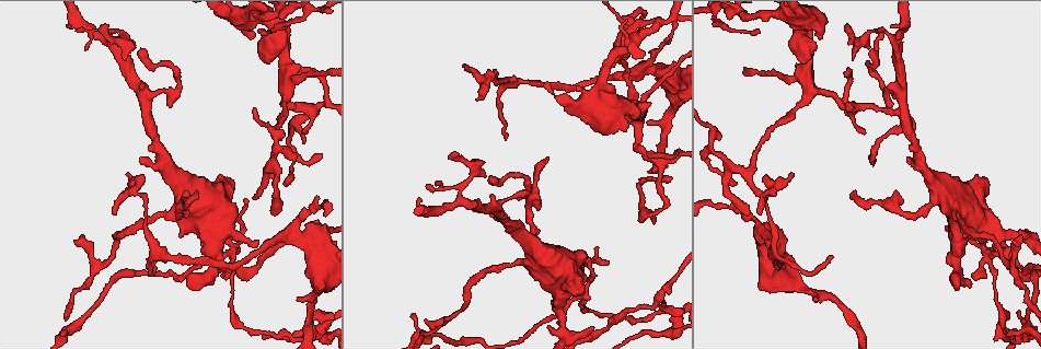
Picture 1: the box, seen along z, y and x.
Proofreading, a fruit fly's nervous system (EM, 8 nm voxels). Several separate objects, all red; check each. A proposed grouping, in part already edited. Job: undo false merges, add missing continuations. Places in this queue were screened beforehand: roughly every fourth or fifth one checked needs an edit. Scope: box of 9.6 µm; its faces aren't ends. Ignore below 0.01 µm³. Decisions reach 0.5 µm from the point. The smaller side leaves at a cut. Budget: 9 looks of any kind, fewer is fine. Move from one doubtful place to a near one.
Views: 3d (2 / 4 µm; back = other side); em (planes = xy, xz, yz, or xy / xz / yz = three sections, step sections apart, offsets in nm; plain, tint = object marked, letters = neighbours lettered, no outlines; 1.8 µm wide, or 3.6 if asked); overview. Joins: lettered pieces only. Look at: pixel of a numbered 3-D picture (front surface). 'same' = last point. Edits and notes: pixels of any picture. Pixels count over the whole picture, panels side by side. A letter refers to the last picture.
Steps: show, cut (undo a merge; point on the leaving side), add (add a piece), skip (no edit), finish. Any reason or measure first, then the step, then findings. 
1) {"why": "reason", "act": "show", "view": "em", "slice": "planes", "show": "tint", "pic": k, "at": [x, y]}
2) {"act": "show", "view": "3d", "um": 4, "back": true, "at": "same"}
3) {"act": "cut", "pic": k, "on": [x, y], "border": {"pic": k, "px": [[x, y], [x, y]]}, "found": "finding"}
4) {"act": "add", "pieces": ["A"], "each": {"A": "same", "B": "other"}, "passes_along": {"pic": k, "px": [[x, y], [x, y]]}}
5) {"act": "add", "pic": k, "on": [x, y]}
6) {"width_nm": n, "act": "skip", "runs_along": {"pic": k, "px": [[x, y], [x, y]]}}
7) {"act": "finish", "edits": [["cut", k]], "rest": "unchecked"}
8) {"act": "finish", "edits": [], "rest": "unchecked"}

{"why": "free end", "act": "show", "view": "3d", "um": 2, "back": true, "pic": 1, "at": [747, 213]}

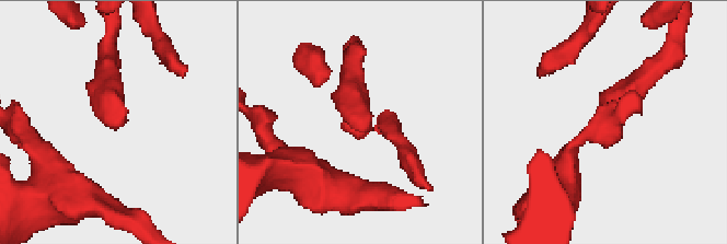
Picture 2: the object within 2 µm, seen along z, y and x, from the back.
{"act": "show", "view": "em", "slice": "planes", "show": "letters", "pic": 2, "at": [362, 130]}

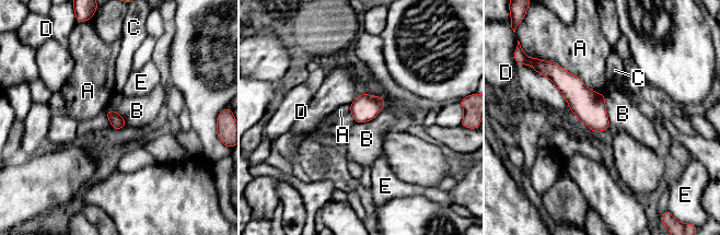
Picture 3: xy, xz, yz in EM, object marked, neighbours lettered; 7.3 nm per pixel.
{"width_nm": 100, "act": "skip", "each": {"A": "other", "B": "other", "C": "other", "D": "other", "E": "other"}, "border": {"pic": 3, "px": [[385, 102], [374, 117], [356, 122]]}, "found": "no lettered piece goes on from it"}

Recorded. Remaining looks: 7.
{"act": "show", "view": "3d", "um": 4, "pic": 1, "at": [300, 298]}

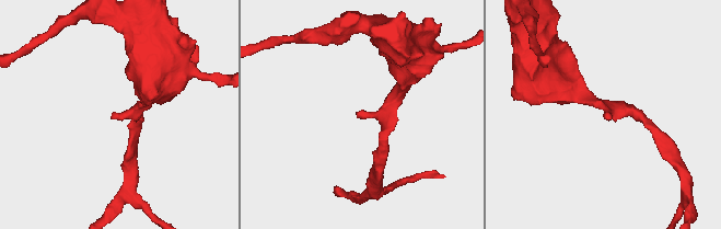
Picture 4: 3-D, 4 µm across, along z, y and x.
{"why": "need the tissue", "act": "show", "view": "em", "slice": "planes", "show": "letters", "pic": 4, "at": [114, 116]}

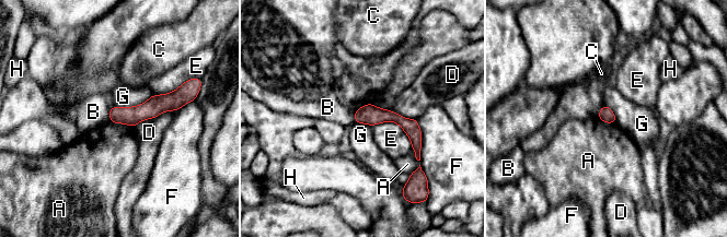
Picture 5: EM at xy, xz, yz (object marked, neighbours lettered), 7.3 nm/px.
{"longest_contact_nm": ["D", 340], "act": "skip", "each": {"A": "other", "B": "other", "C": "other", "D": "other", "E": "other", "F": "other", "G": "other", "H": "other"}, "runs_along": {"pic": 5, "px": [[181, 99], [112, 118]]}, "found": "no lettered piece goes on from it"}

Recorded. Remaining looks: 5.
{"why": "thin arm on a thick one", "act": "show", "view": "em", "slice": "planes", "show": "tint", "pic": 1, "at": [562, 322]}

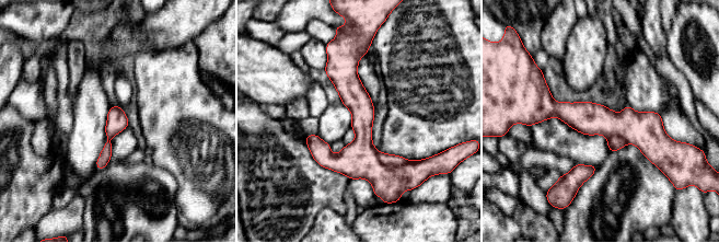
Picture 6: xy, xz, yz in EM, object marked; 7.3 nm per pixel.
{"act": "show", "view": "em", "slice": "planes", "show": "letters", "at": "same"}

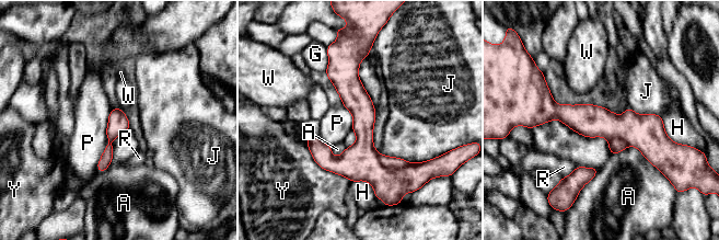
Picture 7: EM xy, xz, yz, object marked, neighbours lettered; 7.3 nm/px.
{"longest_contact_nm": ["P", 480], "act": "cut", "pic": 7, "on": [390, 162], "each": {"A": "other", "G": "other", "H": "other", "J": "other", "P": "other", "R": "other", "W": "other", "Y": "other"}, "found": "two neurons meet here"}

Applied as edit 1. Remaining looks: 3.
{"why": "sudden change in width", "act": "show", "view": "3d", "um": 4, "pic": 1, "at": [530, 245]}

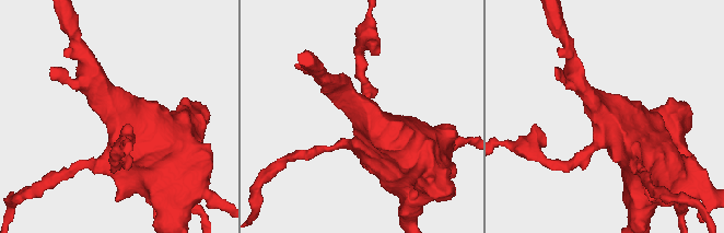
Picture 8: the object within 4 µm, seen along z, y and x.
{"why": "shape alone is not enough", "act": "show", "view": "em", "um": 3.6, "slice": "xz", "step": 8, "show": "tint", "pic": 8, "at": [363, 114]}

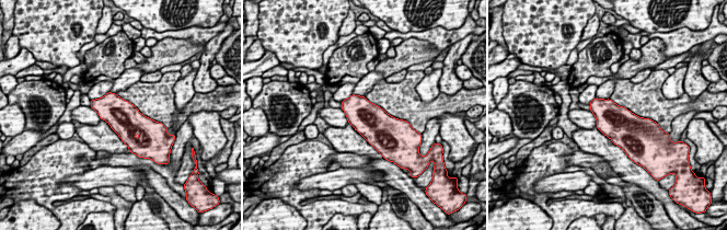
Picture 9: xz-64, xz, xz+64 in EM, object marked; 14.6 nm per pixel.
{"act": "show", "view": "em", "um": 3.6, "slice": "planes", "show": "letters", "at": "same"}

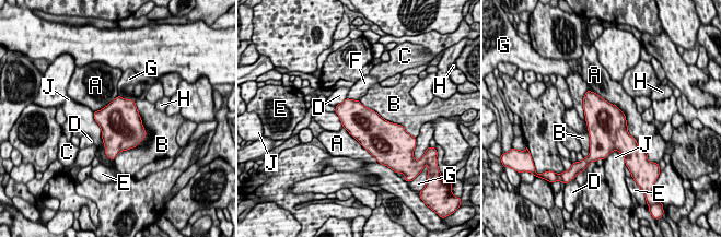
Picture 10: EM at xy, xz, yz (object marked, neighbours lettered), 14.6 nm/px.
{"width_nm": 500, "longest_contact_nm": ["A", 950], "act": "skip", "each": {"A": "other", "B": "other", "C": "other", "D": "other", "E": "other", "F": "other", "G": "other", "H": "other", "J": "other"}, "found": "continuous, no second neuron"}

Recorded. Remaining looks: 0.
{"act": "finish", "edits": [["cut", 7]], "rest": "unchecked"}

